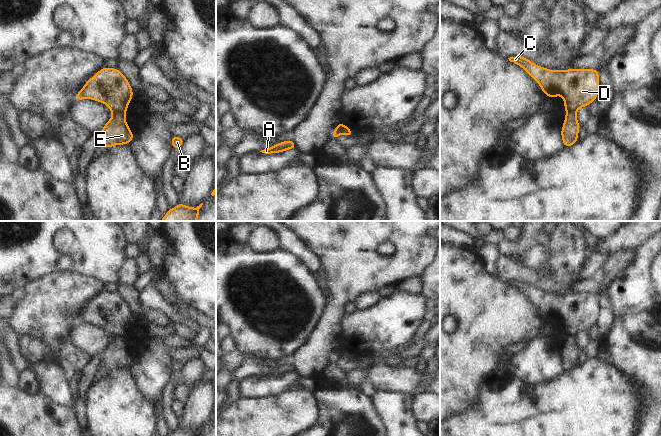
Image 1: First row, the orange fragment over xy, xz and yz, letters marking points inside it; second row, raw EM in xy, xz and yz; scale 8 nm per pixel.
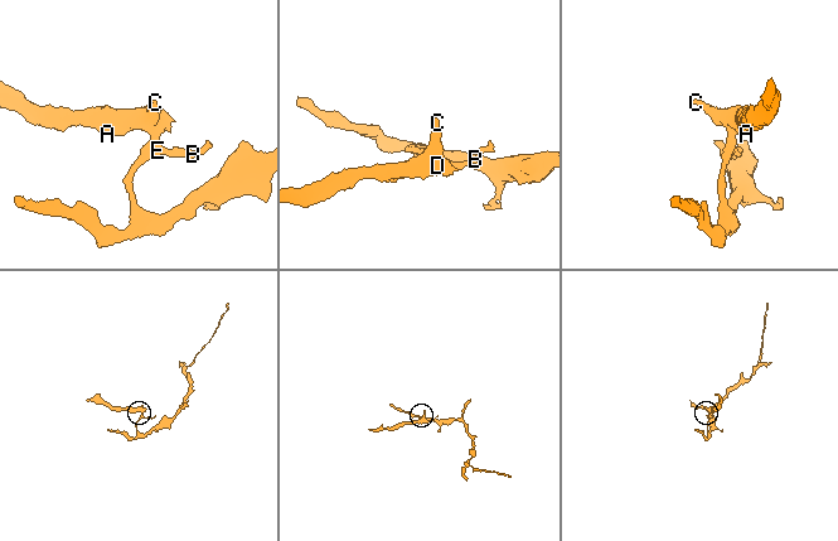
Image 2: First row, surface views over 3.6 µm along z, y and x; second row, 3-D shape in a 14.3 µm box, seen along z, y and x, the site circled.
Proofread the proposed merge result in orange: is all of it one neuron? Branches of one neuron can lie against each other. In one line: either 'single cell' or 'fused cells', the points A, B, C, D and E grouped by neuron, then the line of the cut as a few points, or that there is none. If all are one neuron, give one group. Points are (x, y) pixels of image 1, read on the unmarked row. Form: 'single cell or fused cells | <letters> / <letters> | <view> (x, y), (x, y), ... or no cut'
fused cells | A C D / B E | xy (112, 335), (122, 335), (124, 337)

